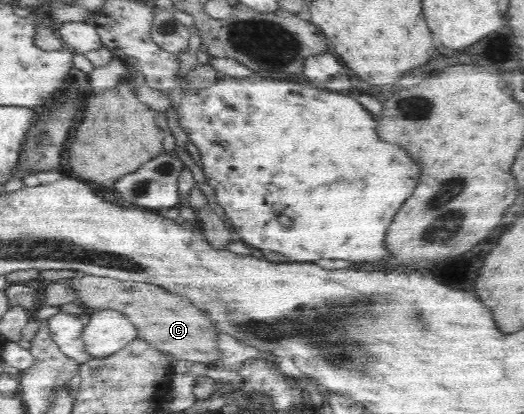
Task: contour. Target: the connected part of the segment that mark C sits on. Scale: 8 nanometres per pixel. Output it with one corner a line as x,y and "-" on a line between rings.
80,274
79,277
67,280
69,286
78,293
74,302
90,312
113,309
123,313
137,328
137,339
149,342
151,347
169,354
176,359
212,364
219,361
222,355
217,348
217,326
201,309
197,309
187,297
173,295
161,286
145,282
121,281
111,277
99,277

